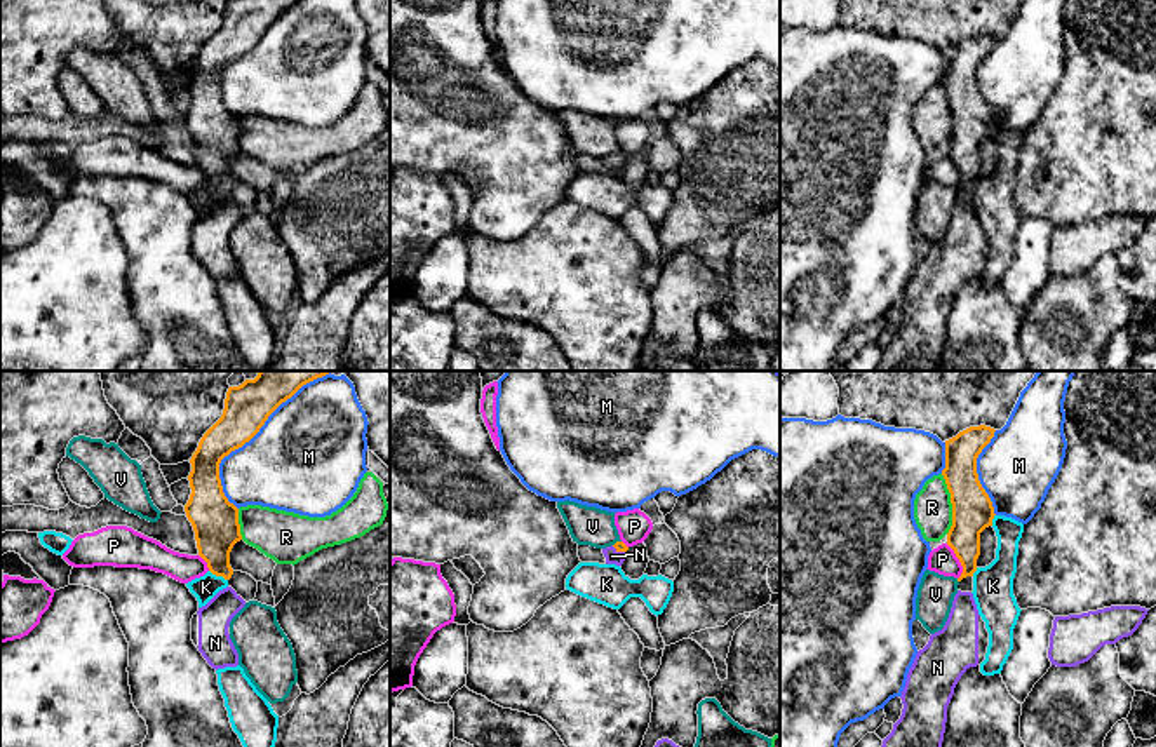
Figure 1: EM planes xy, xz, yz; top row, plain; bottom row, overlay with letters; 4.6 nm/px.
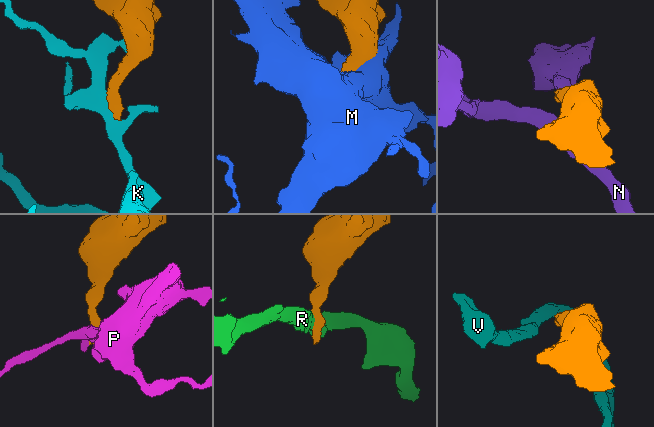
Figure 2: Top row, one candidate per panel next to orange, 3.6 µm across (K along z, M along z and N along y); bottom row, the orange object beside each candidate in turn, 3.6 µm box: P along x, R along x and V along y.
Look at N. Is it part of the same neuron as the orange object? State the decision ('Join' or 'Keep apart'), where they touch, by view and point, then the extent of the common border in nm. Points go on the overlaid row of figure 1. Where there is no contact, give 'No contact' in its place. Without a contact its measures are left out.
Join. Touches orange at xz (618, 551). Shared border 80 nm

